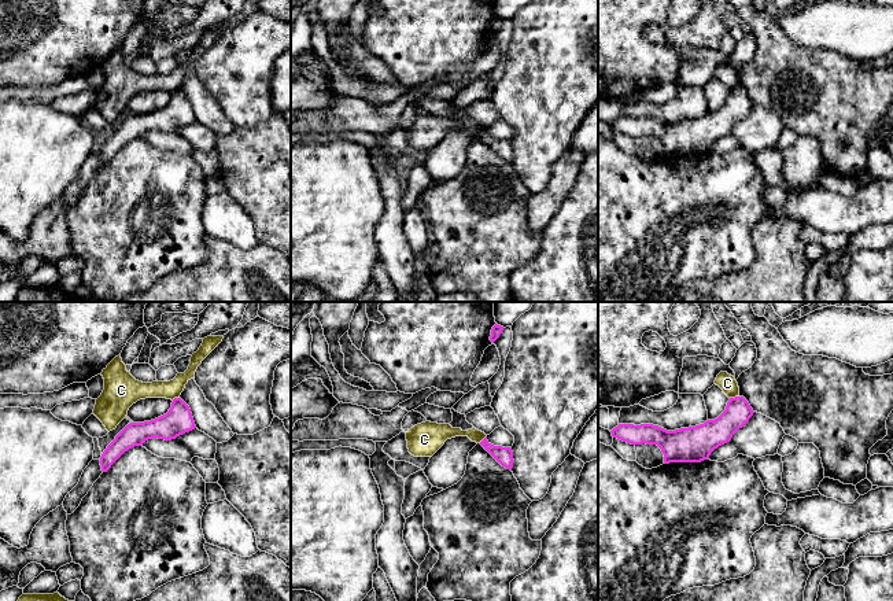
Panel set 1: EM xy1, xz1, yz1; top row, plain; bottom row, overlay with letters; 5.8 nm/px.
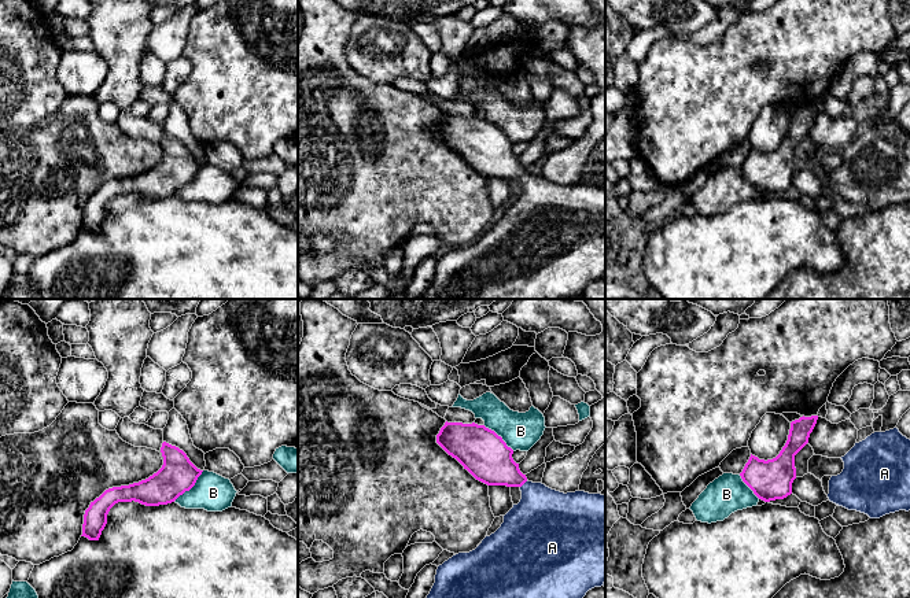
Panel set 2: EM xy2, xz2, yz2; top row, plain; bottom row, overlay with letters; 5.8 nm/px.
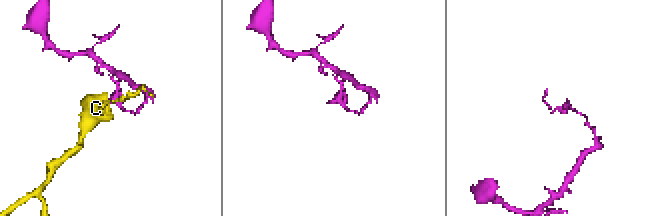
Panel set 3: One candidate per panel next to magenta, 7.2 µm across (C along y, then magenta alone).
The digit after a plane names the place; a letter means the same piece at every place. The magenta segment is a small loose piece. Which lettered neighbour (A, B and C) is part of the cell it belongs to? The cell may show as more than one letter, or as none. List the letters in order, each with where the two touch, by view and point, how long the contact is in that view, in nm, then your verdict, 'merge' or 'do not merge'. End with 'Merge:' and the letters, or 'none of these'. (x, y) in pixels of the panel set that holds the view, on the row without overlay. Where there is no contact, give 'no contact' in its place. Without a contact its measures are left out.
A: xz2 (523, 176) | 60 nm | merge
B: xy2 (190, 181) | 260 nm | do not merge
C: yz1 (735, 89) | 60 nm | do not merge
Merge: A

